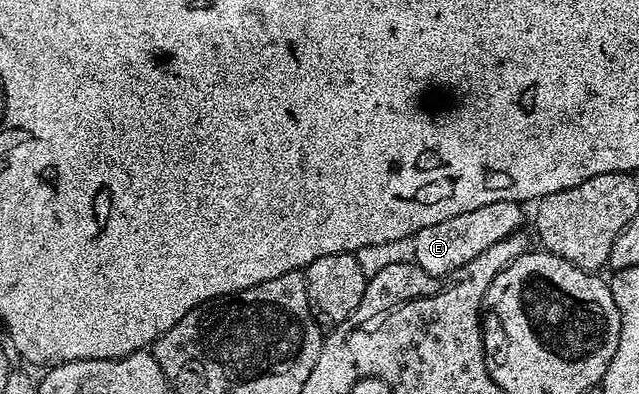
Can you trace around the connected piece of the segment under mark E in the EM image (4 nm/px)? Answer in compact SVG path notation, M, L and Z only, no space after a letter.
M492 201L492 205L480 205L472 213L460 213L460 217L448 217L448 221L439 221L437 225L424 225L412 236L414 240L413 263L429 275L447 275L460 265L480 257L484 249L504 241L504 237L519 234L522 228L523 204L512 201Z

